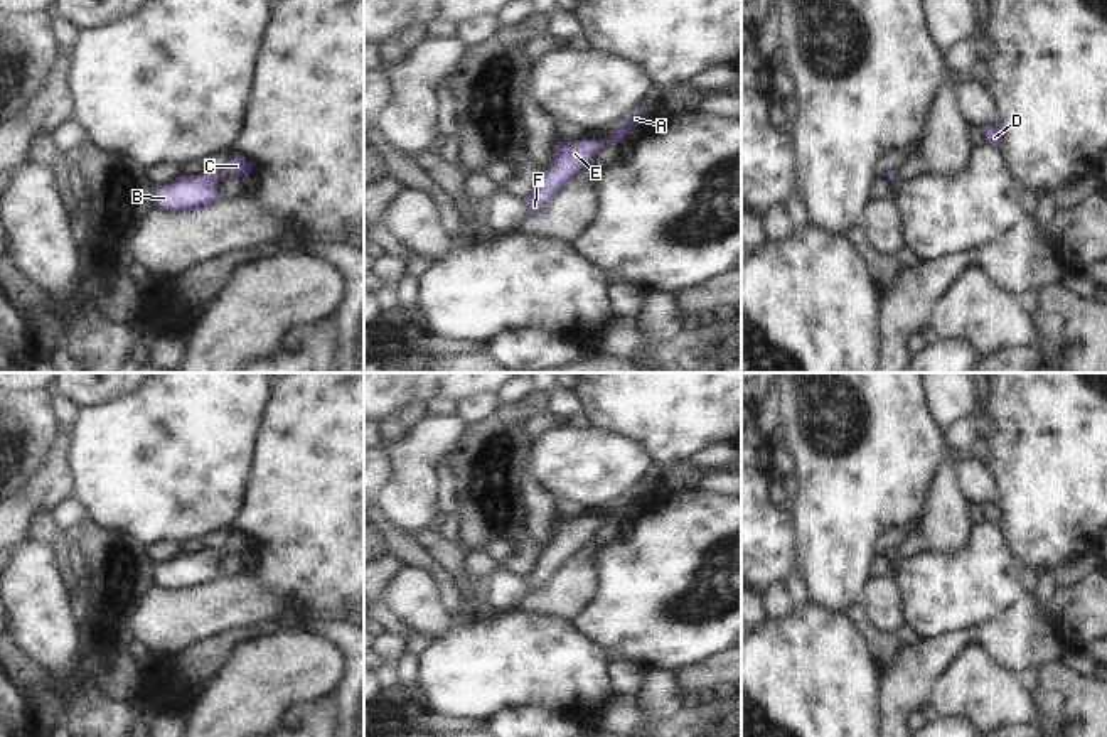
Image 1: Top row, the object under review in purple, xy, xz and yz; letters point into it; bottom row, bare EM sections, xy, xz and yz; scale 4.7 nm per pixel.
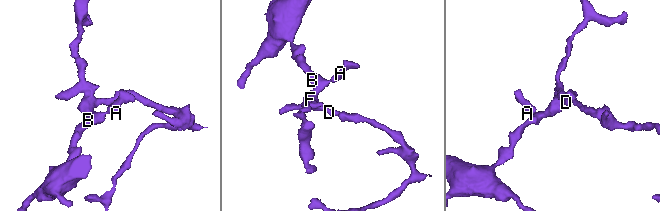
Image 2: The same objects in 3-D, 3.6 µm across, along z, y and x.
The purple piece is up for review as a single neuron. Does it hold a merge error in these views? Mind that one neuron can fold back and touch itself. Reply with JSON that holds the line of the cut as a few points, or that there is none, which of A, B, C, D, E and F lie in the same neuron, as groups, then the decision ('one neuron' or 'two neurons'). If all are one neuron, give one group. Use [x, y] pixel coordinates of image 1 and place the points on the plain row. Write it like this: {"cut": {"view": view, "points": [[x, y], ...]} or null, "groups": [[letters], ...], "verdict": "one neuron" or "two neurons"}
{"cut": null, "groups": [["A", "B", "C", "D", "E", "F"]], "verdict": "one neuron"}

